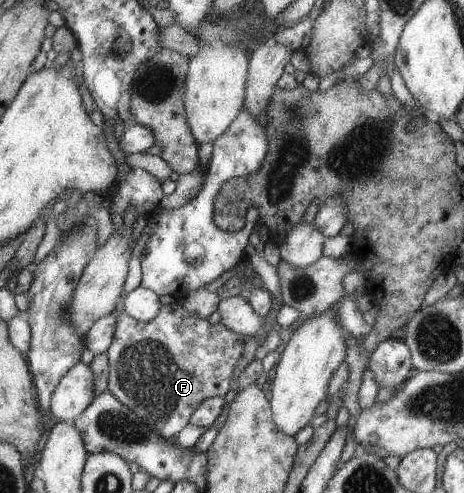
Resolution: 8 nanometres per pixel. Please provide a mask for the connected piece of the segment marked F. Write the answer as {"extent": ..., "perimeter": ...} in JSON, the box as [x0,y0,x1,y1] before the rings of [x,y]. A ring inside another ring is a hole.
{"extent":[107,301,244,439],"perimeter":[[[180,301],[162,305],[150,321],[141,322],[128,317],[125,311],[116,312],[115,330],[107,358],[107,390],[120,404],[139,418],[150,422],[165,439],[173,438],[189,422],[192,412],[209,397],[224,397],[238,360],[242,358],[244,340],[220,322],[210,324],[204,318],[189,314]]]}

